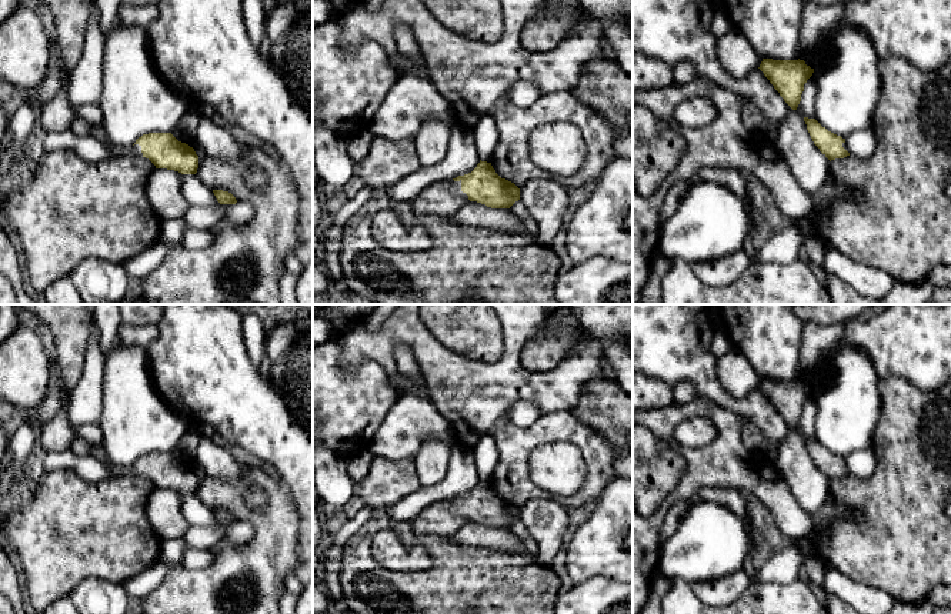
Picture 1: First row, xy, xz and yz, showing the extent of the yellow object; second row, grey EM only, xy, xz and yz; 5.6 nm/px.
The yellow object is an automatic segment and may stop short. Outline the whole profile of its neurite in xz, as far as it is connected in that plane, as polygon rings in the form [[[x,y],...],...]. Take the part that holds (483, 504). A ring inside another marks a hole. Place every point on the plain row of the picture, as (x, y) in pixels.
[[[480,480],[471,493],[421,510],[411,520],[411,528],[416,535],[451,537],[468,520],[491,528],[510,528],[520,520],[520,508],[501,498],[491,483]]]

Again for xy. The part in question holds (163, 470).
[[[91,446],[96,458],[106,463],[113,477],[137,475],[149,478],[156,488],[174,490],[181,494],[196,494],[198,475],[194,468],[178,461],[171,453],[143,454],[129,468],[120,468],[107,463],[101,446]]]

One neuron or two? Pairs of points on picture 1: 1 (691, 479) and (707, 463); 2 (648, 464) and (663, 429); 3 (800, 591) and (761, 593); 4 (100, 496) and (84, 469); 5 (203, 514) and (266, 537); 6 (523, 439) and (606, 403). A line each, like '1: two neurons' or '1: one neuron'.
1: one neuron
2: two neurons
3: one neuron
4: two neurons
5: two neurons
6: two neurons

